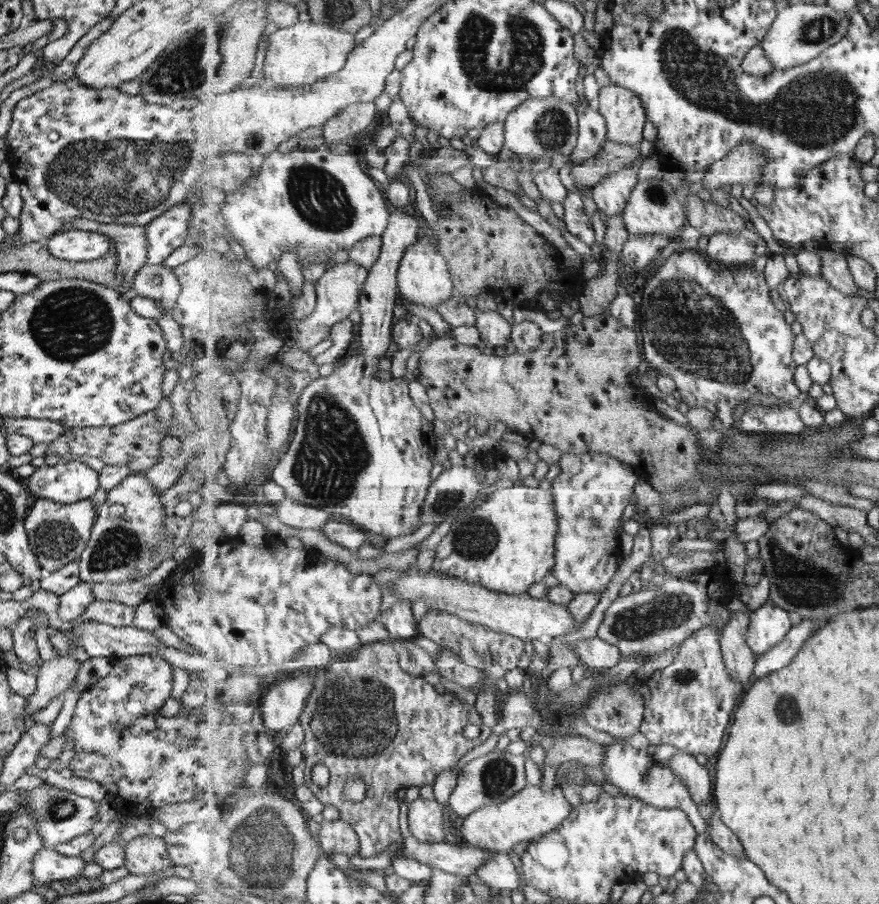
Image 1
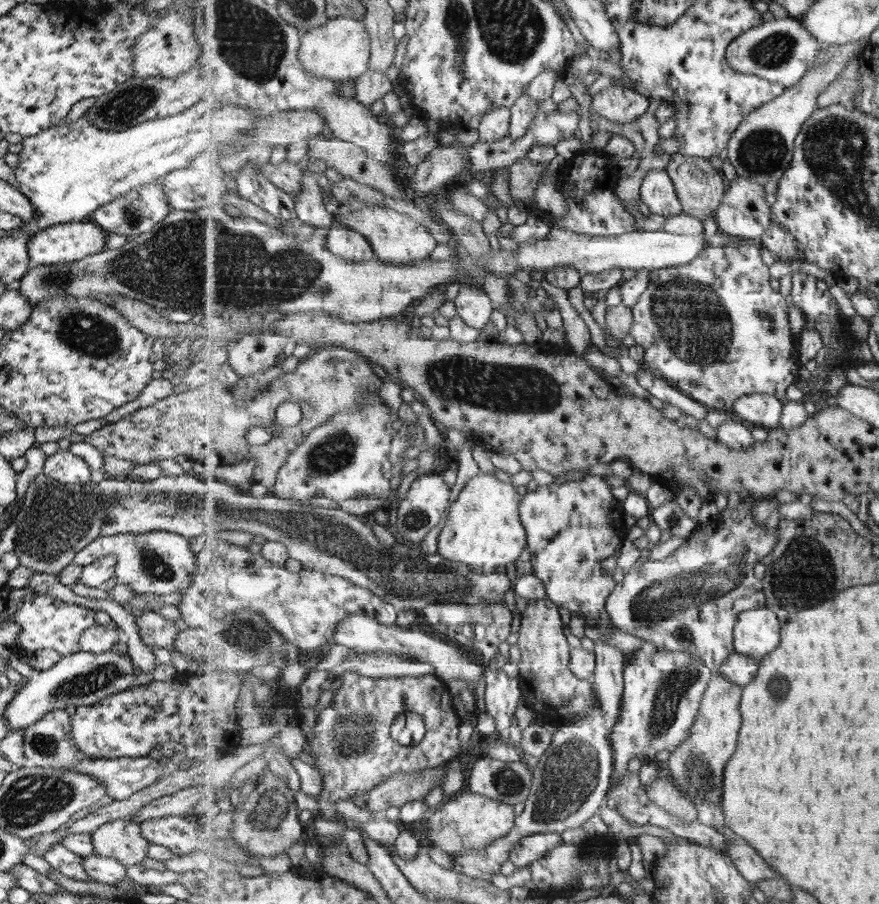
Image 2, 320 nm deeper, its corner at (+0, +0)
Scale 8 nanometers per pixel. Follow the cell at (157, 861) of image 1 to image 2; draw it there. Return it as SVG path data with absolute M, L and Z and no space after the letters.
M125 819L104 822L90 834L93 854L115 859L125 868L143 864L149 842L141 837L137 822Z

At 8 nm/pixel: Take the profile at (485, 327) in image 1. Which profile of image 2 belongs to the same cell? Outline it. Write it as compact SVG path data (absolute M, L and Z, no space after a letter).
M461 285L454 298L457 314L472 327L485 328L493 310L497 309L484 287Z

